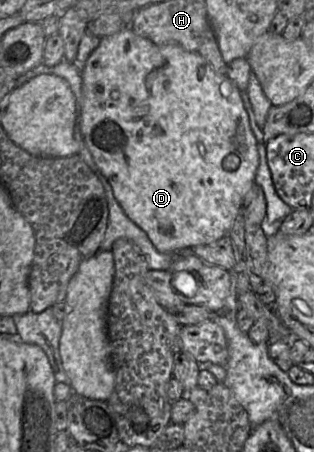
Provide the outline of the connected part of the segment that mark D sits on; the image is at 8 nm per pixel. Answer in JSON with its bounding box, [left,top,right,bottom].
[81,27,259,253]

